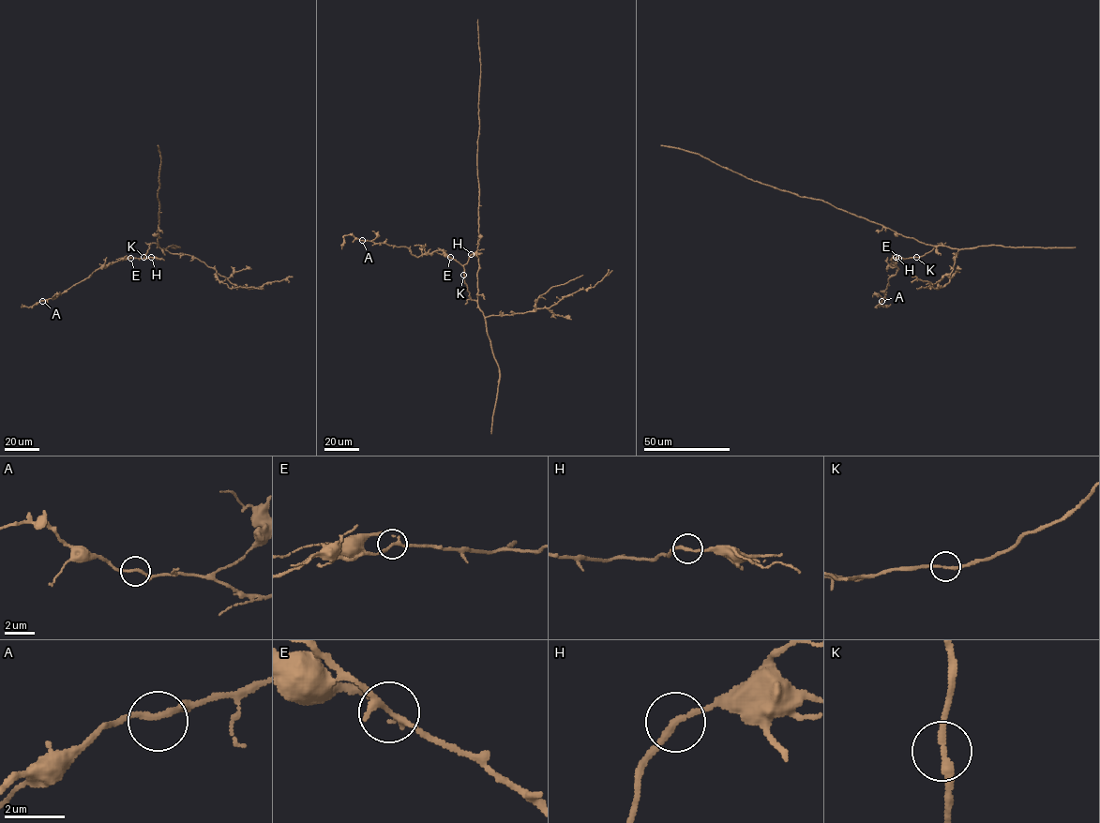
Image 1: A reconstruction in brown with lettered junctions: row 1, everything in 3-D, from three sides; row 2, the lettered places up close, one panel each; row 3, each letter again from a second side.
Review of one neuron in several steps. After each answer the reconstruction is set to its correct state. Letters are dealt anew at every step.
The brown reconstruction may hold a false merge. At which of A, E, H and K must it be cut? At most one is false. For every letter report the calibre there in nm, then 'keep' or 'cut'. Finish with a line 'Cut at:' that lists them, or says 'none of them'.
A: calibre 190 nm; keep
E: calibre 200 nm; keep
H: calibre 200 nm; keep
K: calibre 200 nm; keep
Cut at: none of them

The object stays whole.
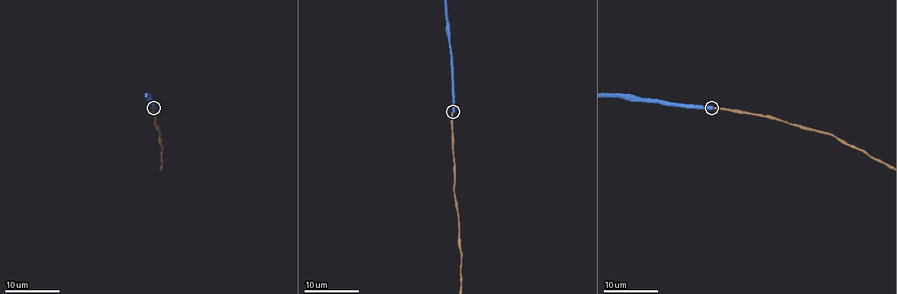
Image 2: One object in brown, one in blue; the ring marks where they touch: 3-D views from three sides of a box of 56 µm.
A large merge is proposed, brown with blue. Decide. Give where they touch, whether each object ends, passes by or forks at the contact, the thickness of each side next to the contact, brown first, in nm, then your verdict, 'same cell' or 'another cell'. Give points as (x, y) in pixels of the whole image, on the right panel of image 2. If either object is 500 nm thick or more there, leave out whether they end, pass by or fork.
at (711, 108); 280 nm thick on the brown side, 500 nm on the other; another cell

